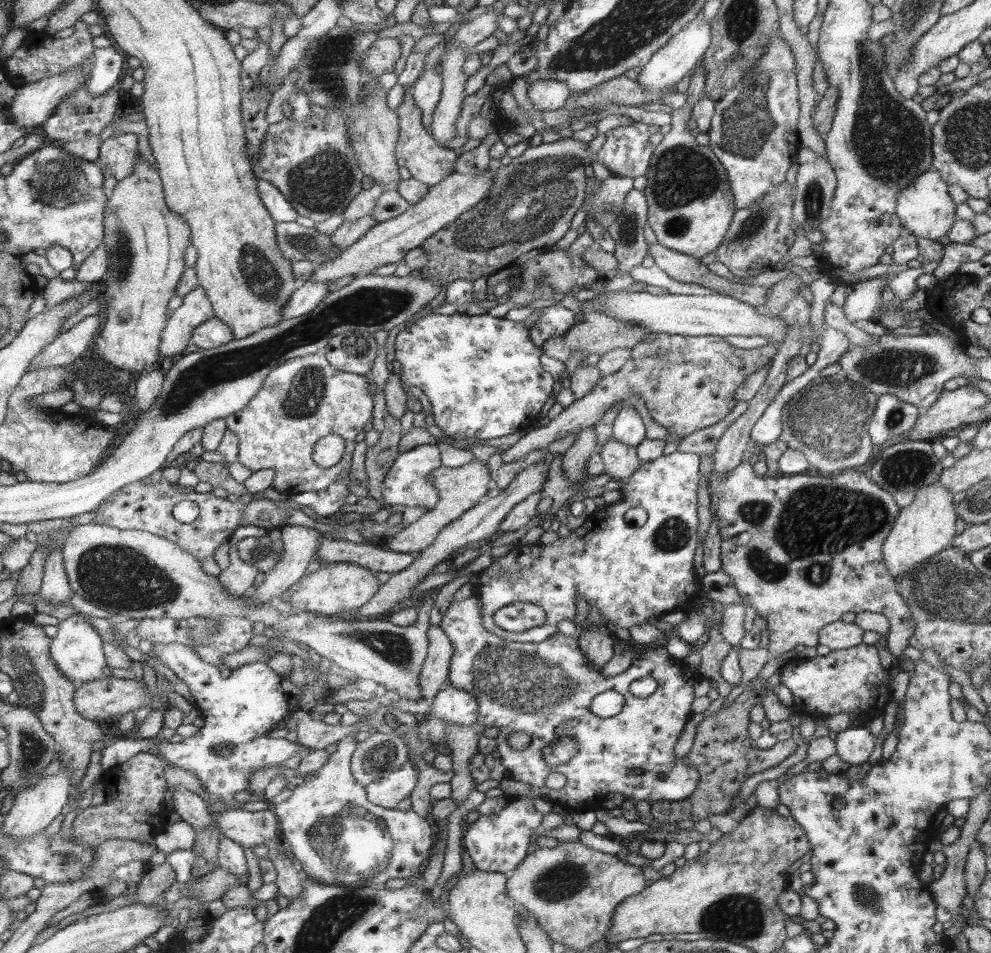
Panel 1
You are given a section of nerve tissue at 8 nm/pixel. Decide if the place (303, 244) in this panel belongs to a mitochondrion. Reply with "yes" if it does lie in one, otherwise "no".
yes

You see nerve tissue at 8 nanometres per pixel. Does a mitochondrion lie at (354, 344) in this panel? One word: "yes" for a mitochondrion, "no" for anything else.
yes

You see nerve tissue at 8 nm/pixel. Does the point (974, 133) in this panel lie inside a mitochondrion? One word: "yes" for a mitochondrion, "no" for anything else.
yes

